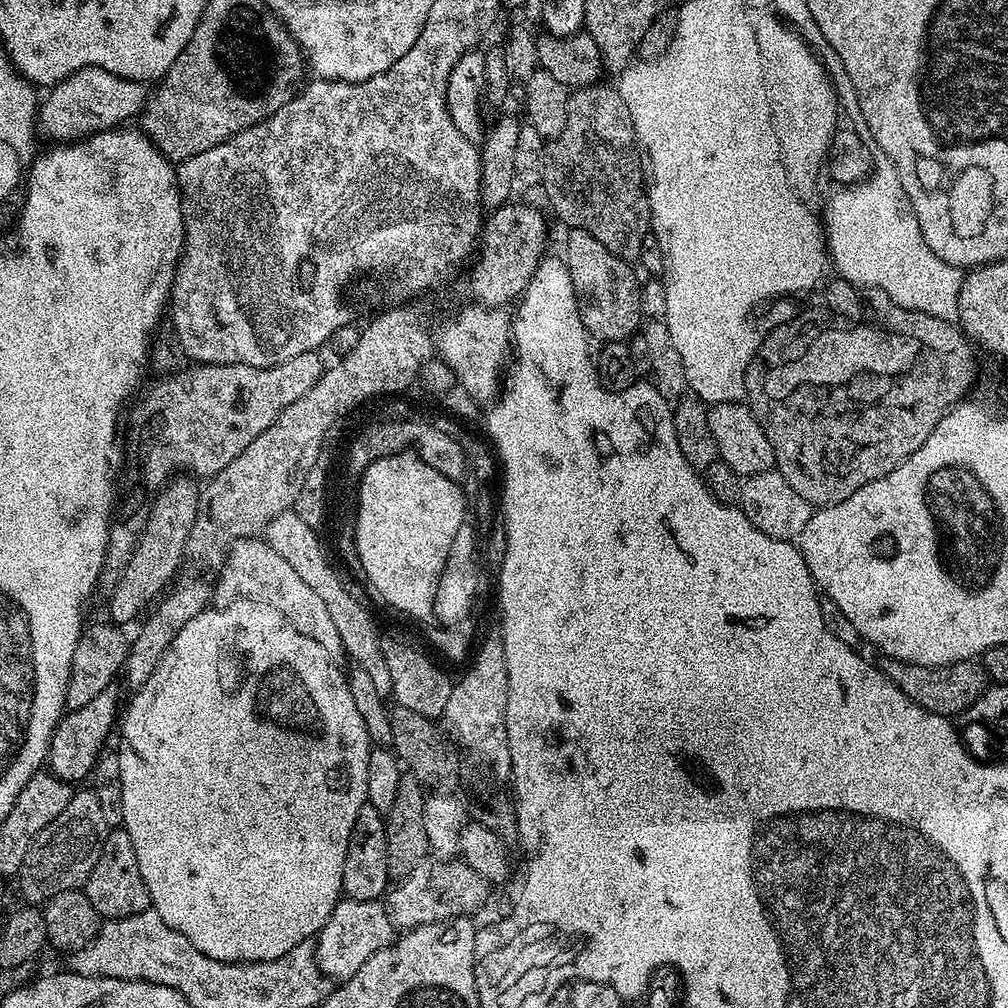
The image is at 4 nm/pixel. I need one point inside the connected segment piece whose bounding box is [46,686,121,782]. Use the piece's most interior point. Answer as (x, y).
(77, 743)

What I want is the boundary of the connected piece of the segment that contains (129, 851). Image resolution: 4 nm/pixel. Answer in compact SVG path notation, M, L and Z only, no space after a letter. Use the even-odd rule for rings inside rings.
M113 827L105 836L104 845L98 854L98 862L94 862L94 870L90 870L90 878L85 882L82 891L88 895L94 910L104 920L137 916L152 907L146 882L142 882L142 870L138 870L138 858L134 858L130 834L125 832L123 827Z

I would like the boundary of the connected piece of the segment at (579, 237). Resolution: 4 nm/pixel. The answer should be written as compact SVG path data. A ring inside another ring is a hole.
M571 229L564 240L562 259L578 302L585 329L600 342L624 342L641 327L640 287L632 273L633 265L610 254L593 234ZM596 335L596 336L595 336Z

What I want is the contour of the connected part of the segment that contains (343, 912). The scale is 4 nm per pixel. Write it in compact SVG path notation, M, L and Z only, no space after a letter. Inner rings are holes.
M342 898L318 933L314 944L316 963L325 977L333 981L336 979L336 982L349 980L354 974L358 974L358 970L362 970L362 966L366 966L366 962L370 962L370 958L374 958L374 954L378 954L378 950L389 948L397 936L392 917L383 903Z

